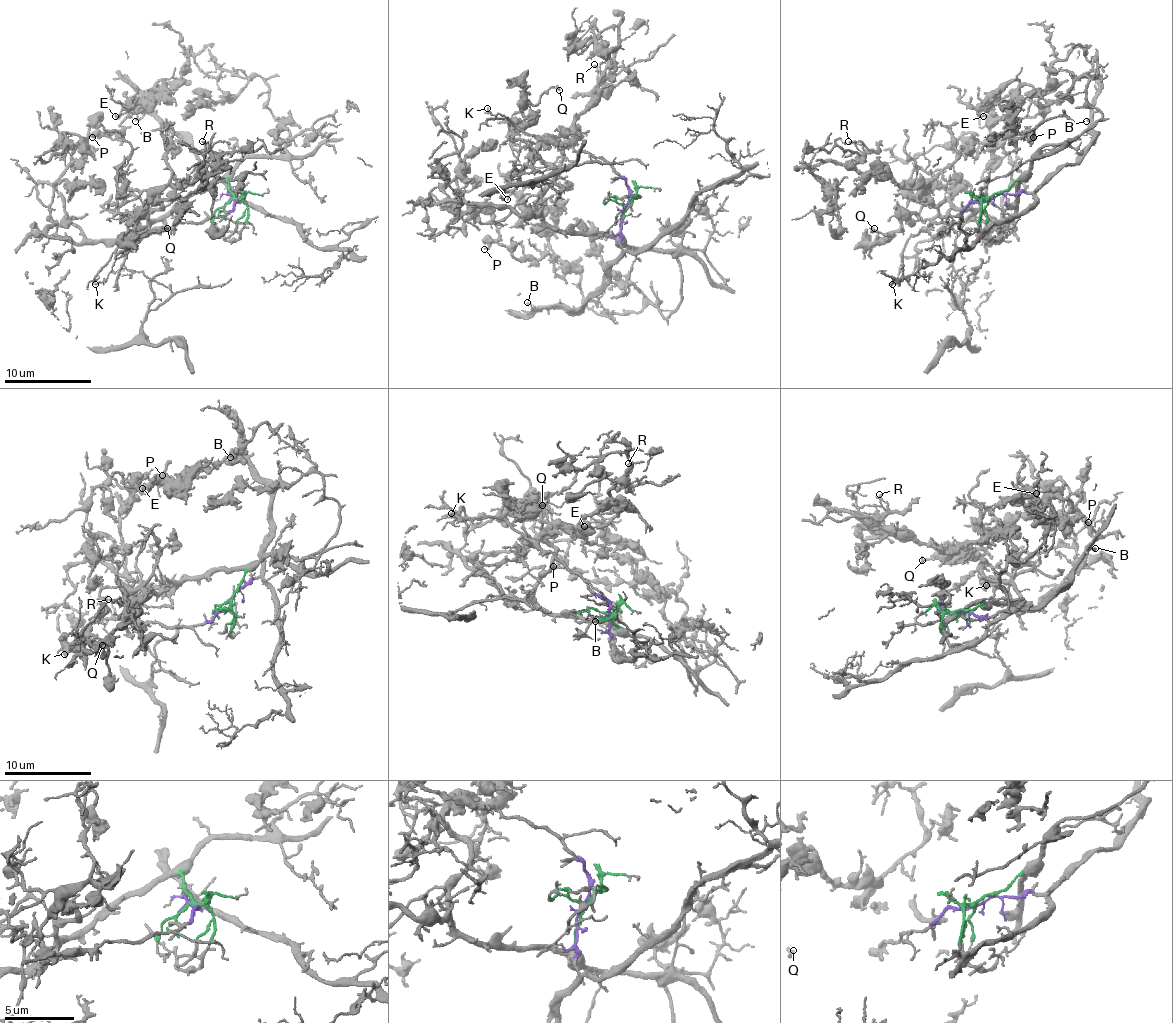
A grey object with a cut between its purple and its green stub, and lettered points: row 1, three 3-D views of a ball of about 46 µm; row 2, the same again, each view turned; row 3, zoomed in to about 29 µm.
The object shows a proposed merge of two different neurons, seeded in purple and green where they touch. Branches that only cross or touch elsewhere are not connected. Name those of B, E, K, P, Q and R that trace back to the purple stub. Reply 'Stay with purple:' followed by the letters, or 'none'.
Stay with purple: B, K

